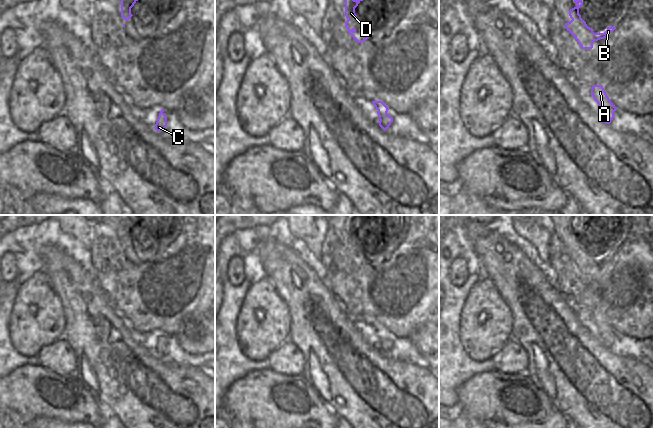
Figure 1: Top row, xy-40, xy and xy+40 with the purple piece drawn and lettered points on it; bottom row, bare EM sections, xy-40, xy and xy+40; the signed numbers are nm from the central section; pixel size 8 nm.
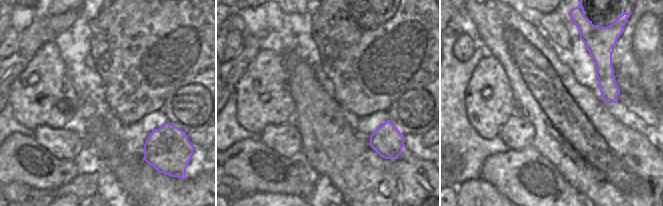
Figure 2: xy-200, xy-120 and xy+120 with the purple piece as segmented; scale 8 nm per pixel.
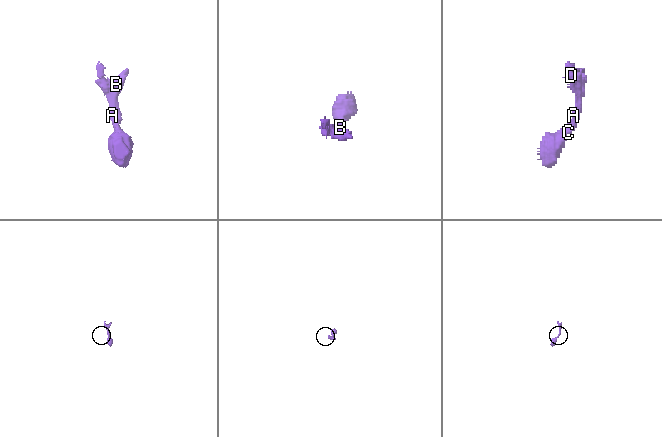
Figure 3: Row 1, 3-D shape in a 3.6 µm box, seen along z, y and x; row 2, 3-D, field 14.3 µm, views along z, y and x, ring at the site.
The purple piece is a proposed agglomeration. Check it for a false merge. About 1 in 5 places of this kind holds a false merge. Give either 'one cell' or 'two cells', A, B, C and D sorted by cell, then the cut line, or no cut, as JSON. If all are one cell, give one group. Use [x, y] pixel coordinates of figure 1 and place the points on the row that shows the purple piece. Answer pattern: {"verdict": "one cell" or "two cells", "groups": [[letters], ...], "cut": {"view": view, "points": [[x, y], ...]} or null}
{"verdict": "one cell", "groups": [["A", "B", "C", "D"]], "cut": null}

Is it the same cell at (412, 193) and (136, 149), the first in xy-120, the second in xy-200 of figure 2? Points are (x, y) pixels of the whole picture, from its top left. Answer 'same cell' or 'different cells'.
different cells

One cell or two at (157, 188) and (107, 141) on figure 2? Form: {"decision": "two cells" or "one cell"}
{"decision": "one cell"}

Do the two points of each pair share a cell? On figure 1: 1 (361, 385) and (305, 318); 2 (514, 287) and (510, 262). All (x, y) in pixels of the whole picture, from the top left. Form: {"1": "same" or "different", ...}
{"1": "same", "2": "same"}

